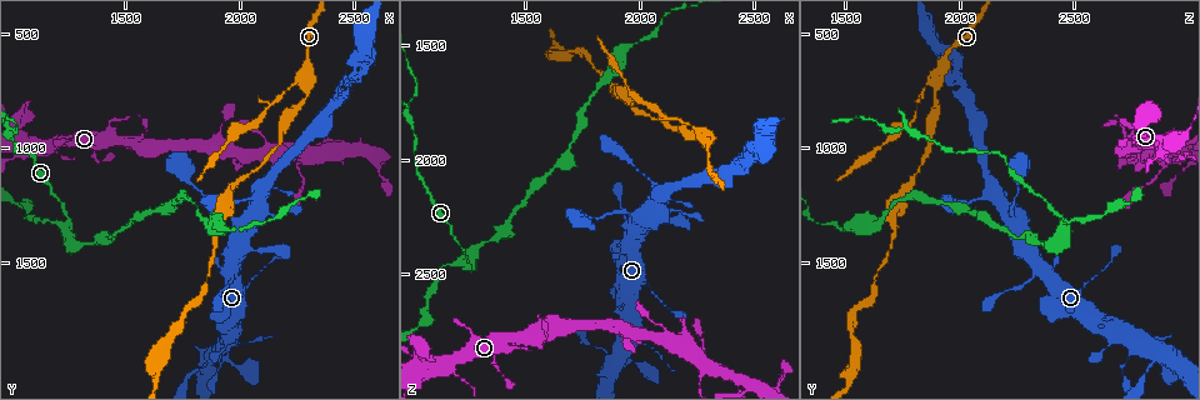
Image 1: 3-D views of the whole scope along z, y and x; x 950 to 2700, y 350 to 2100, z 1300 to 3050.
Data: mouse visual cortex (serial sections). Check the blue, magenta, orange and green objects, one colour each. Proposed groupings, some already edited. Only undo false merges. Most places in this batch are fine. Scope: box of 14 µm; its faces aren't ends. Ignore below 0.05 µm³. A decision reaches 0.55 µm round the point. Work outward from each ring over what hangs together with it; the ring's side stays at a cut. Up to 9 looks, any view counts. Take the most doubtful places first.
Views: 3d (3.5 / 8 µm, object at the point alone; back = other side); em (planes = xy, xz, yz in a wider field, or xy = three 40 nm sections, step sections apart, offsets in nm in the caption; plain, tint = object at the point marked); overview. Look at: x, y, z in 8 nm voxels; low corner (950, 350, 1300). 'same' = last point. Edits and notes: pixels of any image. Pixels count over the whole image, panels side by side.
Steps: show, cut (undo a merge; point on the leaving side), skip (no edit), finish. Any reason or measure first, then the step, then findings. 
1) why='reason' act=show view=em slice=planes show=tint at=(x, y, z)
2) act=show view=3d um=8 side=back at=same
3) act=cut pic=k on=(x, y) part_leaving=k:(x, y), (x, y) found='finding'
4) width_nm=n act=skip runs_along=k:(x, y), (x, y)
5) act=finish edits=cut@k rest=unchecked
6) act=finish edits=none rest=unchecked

act=show view=3d um=3.5 at=(1220, 1330, 2460)

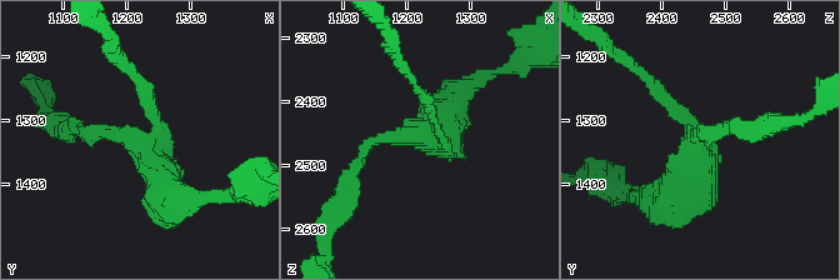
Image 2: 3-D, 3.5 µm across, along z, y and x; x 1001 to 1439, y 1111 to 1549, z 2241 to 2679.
why='shape alone is not enough' act=show view=em slice=xy step=5 show=tint at=(1230, 1335, 2455)

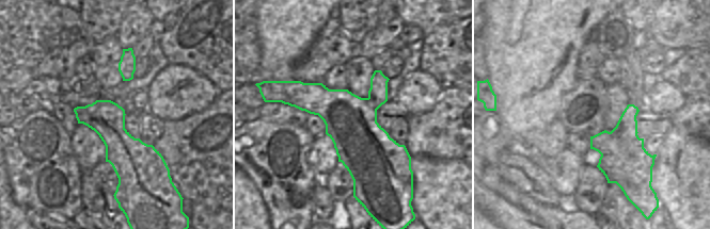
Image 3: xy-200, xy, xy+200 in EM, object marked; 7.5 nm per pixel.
arm_widths_nm=150,200,450 act=cut pic=2 on=(448, 108) part_leaving=2:(691, 136), (695, 179), (644, 201) found='two cells meet here'

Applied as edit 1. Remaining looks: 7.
why='thick turns thin' act=show view=3d um=3.5 side=back at=(2210, 750, 1860)

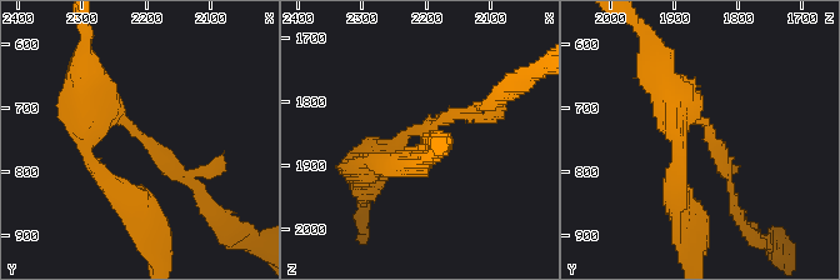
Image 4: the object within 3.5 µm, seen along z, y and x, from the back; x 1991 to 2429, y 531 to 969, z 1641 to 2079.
act=show view=em slice=planes show=tint at=(2220, 740, 1850)

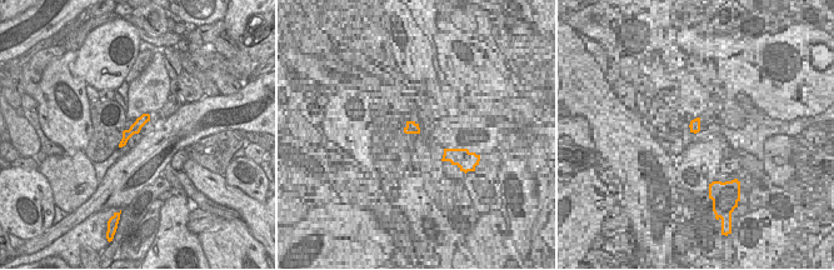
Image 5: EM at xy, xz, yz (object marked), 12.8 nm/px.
width_nm=140 act=cut pic=4 on=(719, 158) part_leaving=4:(708, 128), (730, 181), (736, 211) found='two cells meet here'

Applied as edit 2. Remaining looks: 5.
why='see it whole again' act=show view=overview

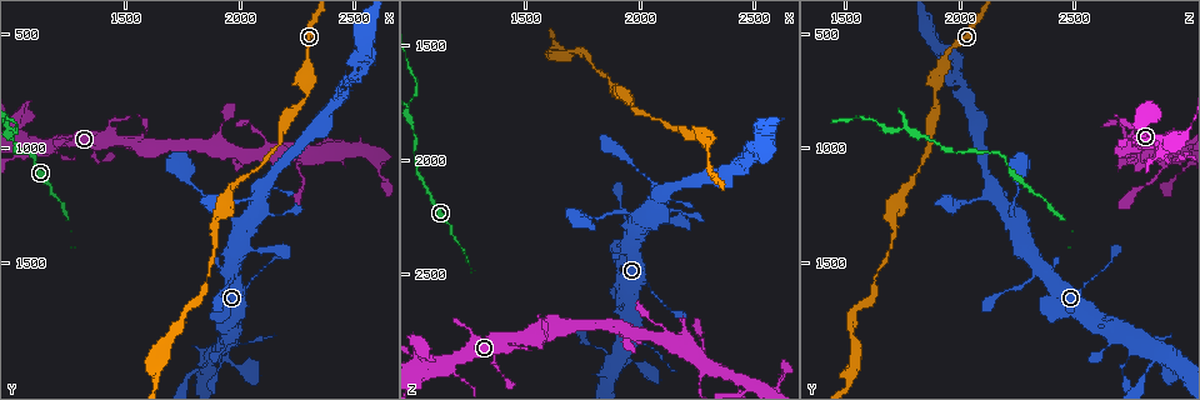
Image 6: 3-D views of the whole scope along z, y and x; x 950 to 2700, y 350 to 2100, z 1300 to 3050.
why='four or more arms meet' act=show view=3d um=3.5 at=(1900, 1000, 2740)

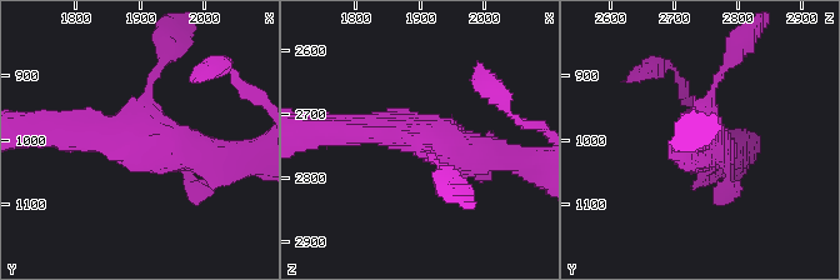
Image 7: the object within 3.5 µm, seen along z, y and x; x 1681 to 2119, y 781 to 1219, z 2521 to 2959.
arms=4 act=skip runs_along=7:(60, 133), (151, 136), (221, 155) found='all the same cell'

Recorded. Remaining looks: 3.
why='small branch off a trunk' act=show view=3d um=8 at=(2280, 1060, 2870)

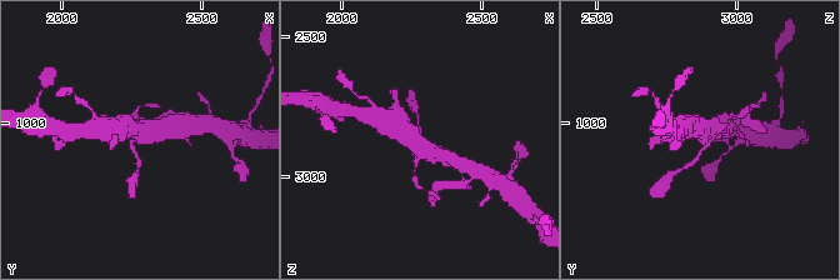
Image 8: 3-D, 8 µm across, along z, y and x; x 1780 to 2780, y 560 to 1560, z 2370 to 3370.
why='closer look' act=show view=3d um=3.5 at=(2290, 1050, 2880)

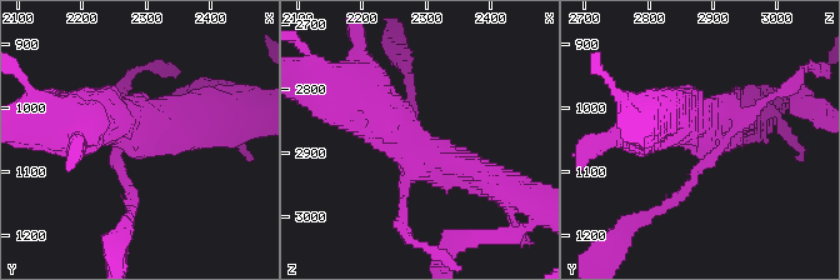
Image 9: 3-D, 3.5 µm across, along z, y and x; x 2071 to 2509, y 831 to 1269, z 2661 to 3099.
arms=4 arm_widths_nm=150,150,450,700 act=show view=em slice=planes show=tint at=(2275, 1045, 2880)

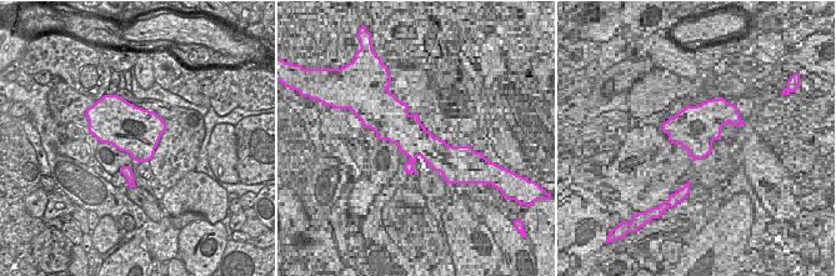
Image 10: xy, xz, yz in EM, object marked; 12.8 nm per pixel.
act=skip runs_along=9:(340, 90), (428, 158), (481, 176) found='all the same cell'

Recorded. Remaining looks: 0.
act=finish edits=cut@2,cut@4 rest=unchecked

